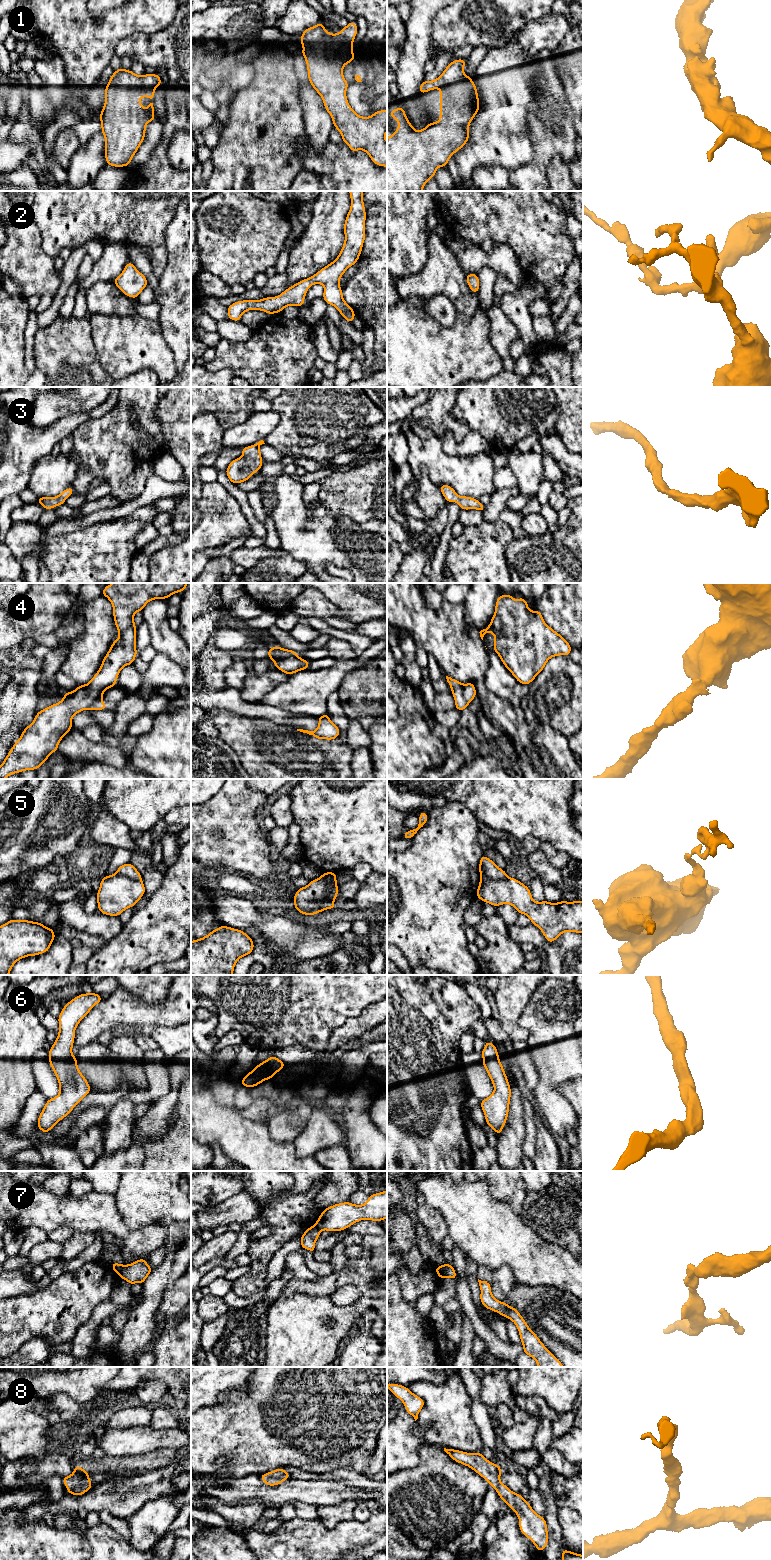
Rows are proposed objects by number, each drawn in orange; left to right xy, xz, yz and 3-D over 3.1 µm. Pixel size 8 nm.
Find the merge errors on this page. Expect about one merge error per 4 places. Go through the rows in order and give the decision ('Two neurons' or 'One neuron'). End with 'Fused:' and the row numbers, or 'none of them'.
1: One neuron
2: One neuron
3: One neuron
4: One neuron
5: Two neurons
6: One neuron
7: Two neurons
8: One neuron
Fused: 5, 7

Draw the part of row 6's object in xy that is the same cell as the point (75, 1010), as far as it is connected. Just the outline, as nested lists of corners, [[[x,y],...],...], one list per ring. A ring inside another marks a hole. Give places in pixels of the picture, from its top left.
[[[93,992],[80,994],[62,1008],[57,1018],[59,1033],[48,1051],[48,1061],[57,1077],[60,1092],[56,1097],[47,1100],[38,1117],[37,1127],[43,1133],[48,1133],[59,1121],[68,1116],[91,1092],[89,1083],[79,1071],[77,1056],[73,1056],[72,1048],[75,1029],[79,1022],[102,1000],[100,994]]]

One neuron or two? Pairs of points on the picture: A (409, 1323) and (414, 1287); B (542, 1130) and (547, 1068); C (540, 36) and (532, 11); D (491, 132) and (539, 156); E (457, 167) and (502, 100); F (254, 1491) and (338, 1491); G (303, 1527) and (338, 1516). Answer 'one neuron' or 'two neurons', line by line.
A: two neurons
B: two neurons
C: two neurons
D: two neurons
E: one neuron
F: one neuron
G: two neurons

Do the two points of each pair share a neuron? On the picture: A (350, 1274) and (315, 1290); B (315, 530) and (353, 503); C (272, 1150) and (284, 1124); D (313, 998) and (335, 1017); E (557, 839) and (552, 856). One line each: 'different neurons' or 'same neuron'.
A: same neuron
B: different neurons
C: different neurons
D: same neuron
E: different neurons

